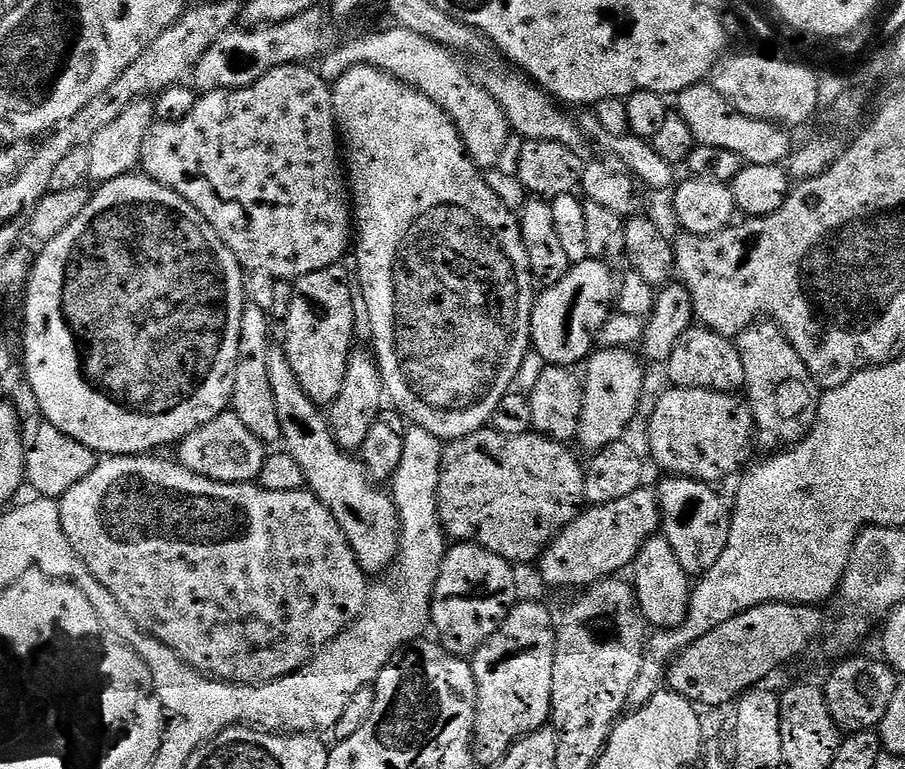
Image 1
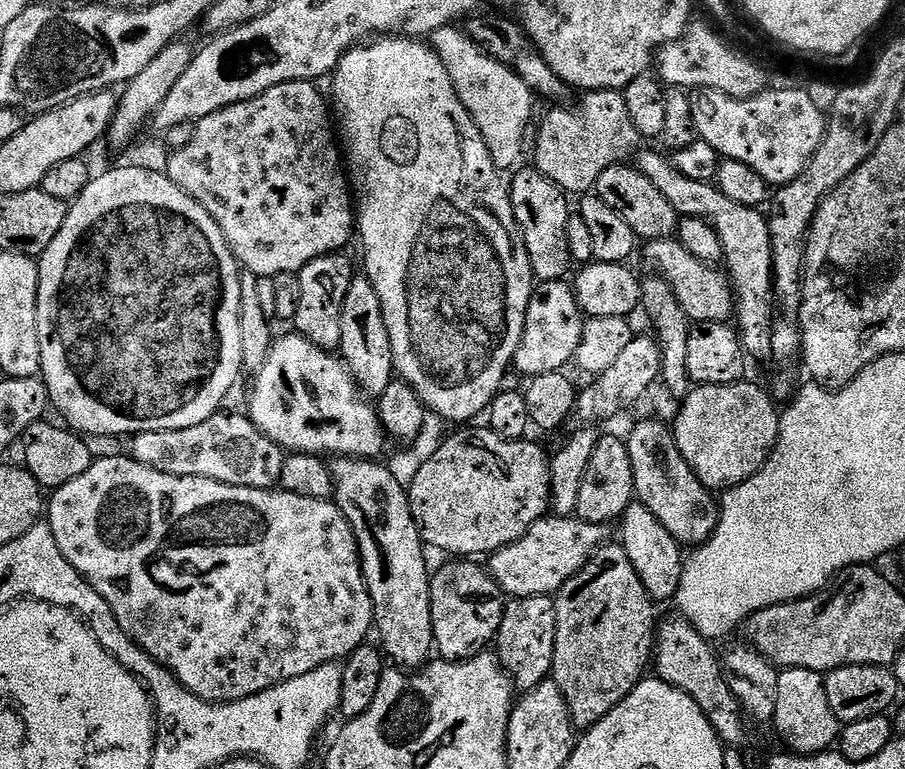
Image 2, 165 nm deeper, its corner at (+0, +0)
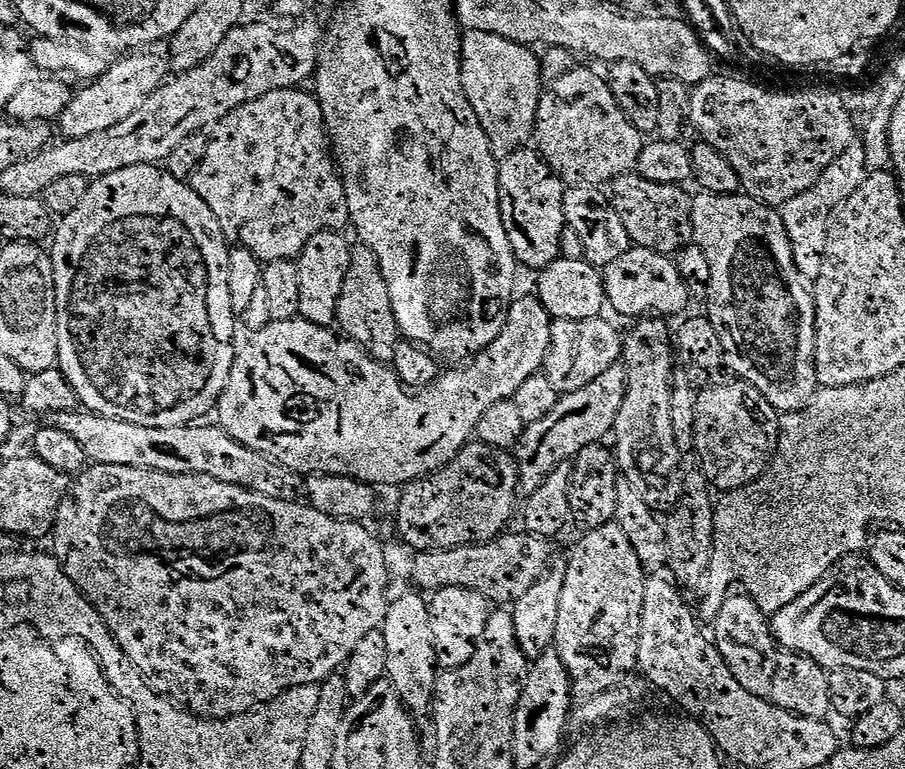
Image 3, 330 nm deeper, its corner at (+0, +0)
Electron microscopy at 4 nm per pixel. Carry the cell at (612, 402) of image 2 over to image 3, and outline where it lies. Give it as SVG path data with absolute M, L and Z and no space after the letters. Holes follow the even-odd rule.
M613 364L584 388L561 395L559 402L545 418L527 425L514 449L521 491L526 494L533 492L545 481L555 465L572 460L590 444L601 443L604 436L615 429L626 388L623 365Z

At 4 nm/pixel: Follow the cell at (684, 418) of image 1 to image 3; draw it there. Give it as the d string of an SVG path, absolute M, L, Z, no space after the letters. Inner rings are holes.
M741 380L734 382L705 388L696 397L694 456L710 486L720 492L744 488L760 479L775 456L780 440L782 420L776 408L770 406L767 398L751 384Z

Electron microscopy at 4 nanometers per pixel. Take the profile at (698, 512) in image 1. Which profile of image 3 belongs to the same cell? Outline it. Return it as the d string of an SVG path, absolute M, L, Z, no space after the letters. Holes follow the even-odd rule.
M644 318L623 337L622 365L627 388L614 429L614 455L621 477L627 479L643 502L655 510L671 509L681 493L682 459L670 422L674 332L667 323L669 321L664 318Z

